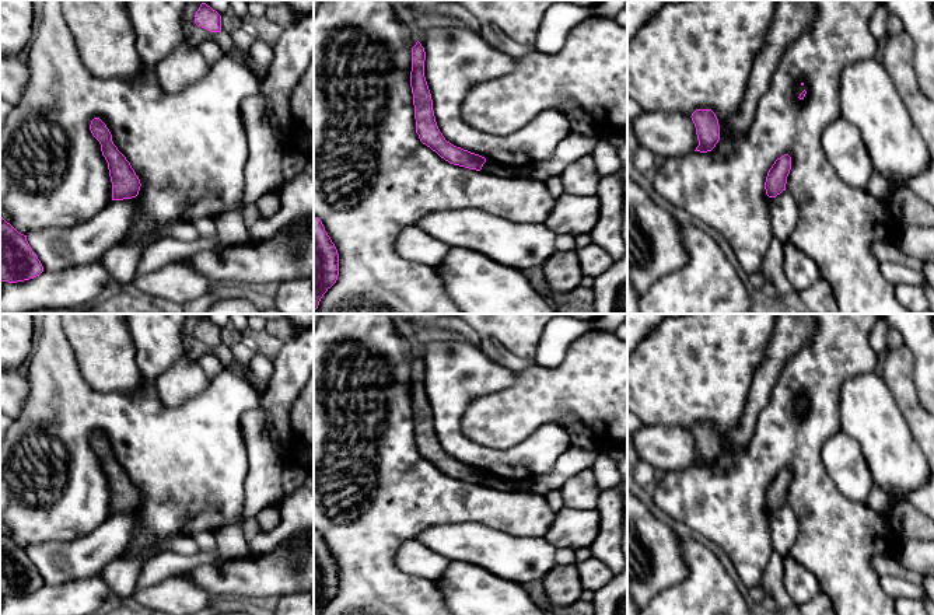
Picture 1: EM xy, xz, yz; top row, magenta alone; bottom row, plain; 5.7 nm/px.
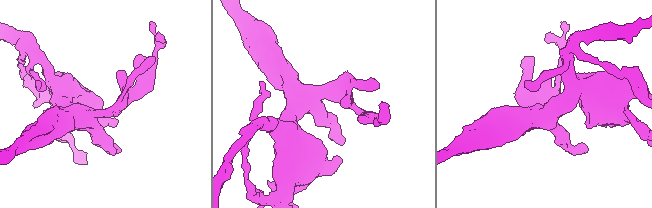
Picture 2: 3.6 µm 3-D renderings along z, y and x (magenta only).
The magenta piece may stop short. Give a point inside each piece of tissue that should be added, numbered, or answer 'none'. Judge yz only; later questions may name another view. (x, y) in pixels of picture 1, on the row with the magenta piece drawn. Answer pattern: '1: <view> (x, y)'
none

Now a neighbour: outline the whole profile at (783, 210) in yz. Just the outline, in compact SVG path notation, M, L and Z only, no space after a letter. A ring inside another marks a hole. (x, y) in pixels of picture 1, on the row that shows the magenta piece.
M788 191L770 198L769 216L773 238L781 244L787 242L798 221L798 207Z

